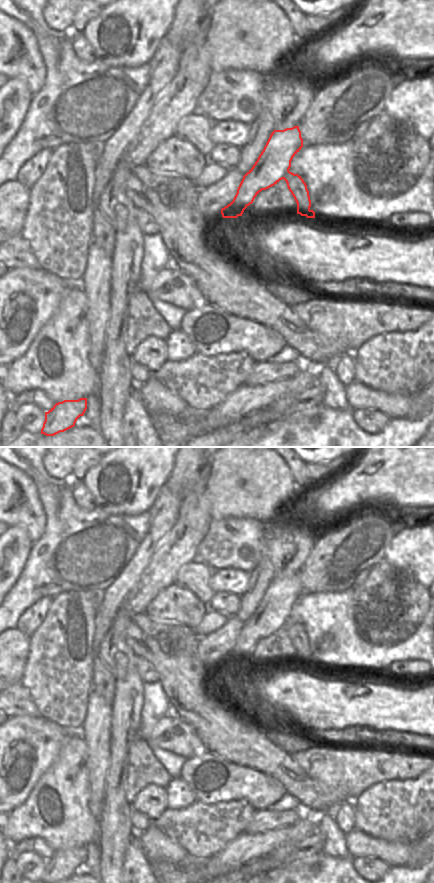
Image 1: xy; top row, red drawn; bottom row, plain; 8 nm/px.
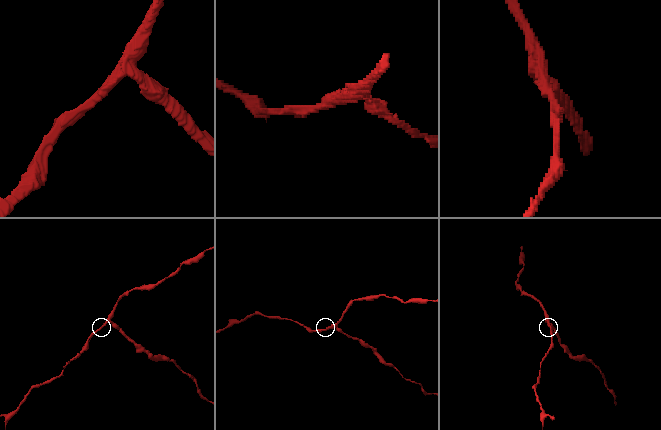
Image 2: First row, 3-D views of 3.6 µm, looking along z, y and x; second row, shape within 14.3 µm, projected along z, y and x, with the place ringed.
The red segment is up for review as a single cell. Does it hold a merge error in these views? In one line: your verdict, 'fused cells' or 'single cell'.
fused cells

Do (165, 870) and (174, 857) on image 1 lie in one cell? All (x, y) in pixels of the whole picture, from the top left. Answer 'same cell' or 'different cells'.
different cells

